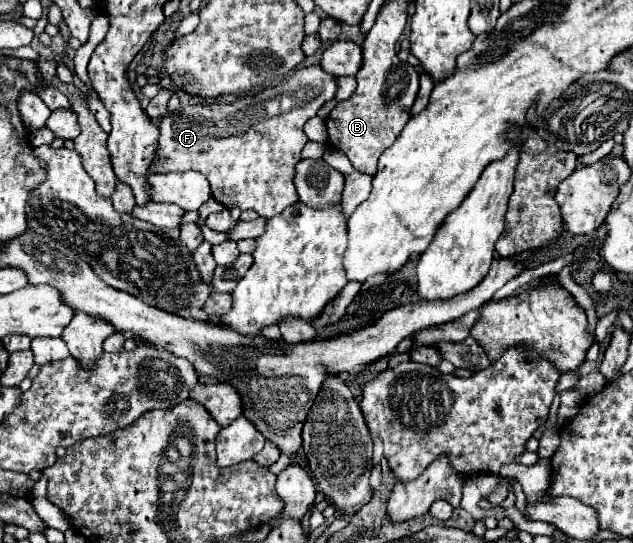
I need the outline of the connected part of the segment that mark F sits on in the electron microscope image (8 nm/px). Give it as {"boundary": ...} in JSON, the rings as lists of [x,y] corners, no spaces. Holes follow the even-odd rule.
{"boundary":[[[319,65],[295,69],[277,87],[263,89],[253,97],[241,97],[235,103],[191,105],[161,119],[157,151],[151,161],[151,173],[199,171],[211,183],[213,197],[227,209],[253,209],[261,217],[275,217],[297,201],[293,185],[295,165],[301,149],[309,141],[303,133],[307,119],[315,117],[319,107],[335,97],[335,77]],[[267,99],[291,99],[291,107],[267,119],[263,105]],[[187,167],[187,169],[179,169]]]}

